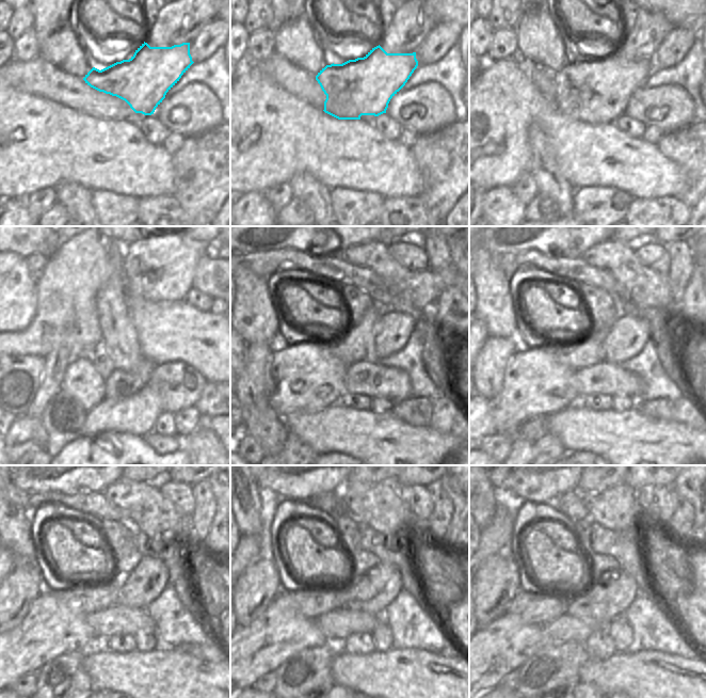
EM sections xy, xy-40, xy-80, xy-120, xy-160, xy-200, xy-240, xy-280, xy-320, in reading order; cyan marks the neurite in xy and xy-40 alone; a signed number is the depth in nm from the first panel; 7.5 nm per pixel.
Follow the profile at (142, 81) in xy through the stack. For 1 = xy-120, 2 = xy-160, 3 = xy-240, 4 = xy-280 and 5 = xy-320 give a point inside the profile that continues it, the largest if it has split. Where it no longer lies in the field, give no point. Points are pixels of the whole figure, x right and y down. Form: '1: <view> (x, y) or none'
1: xy-120 (73, 374)
2: xy-160 (306, 377)
3: xy-240 (50, 629)
4: xy-280 (282, 631)
5: xy-320 (502, 646)

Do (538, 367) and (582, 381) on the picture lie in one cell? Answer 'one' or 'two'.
two

